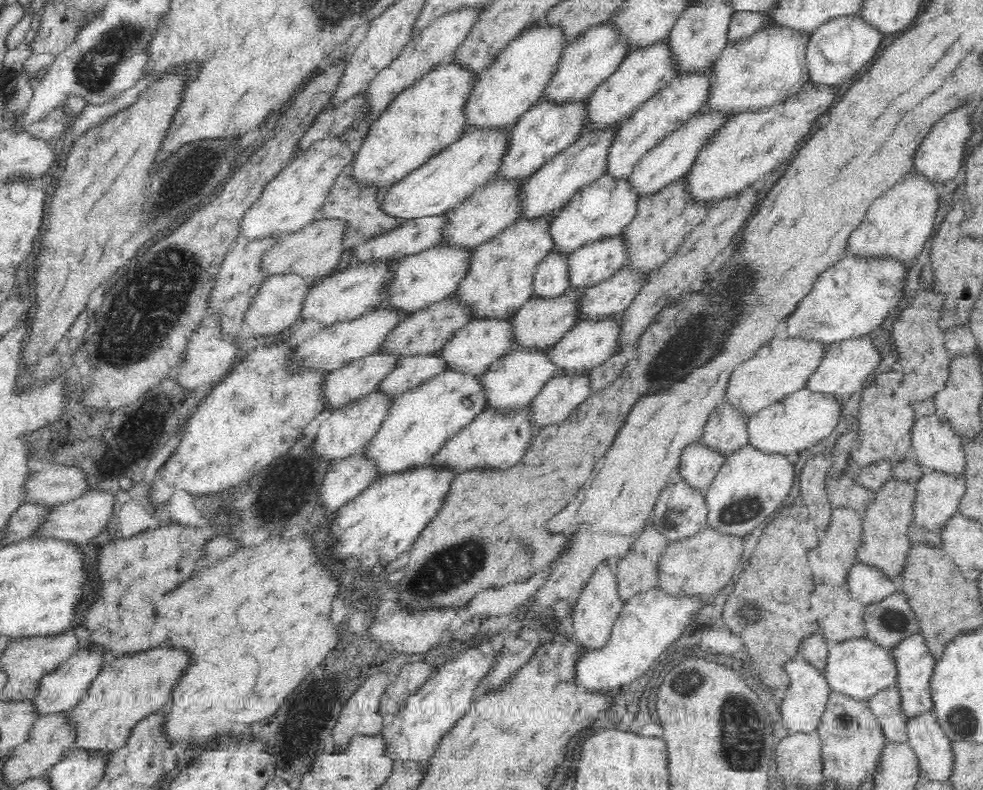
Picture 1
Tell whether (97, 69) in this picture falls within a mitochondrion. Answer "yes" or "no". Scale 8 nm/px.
yes

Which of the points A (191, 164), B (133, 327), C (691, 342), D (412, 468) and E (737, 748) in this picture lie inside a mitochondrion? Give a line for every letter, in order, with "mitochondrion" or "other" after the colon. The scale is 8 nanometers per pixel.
A: mitochondrion
B: mitochondrion
C: mitochondrion
D: other
E: mitochondrion

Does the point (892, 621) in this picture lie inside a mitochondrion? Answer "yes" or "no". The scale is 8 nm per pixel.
yes

